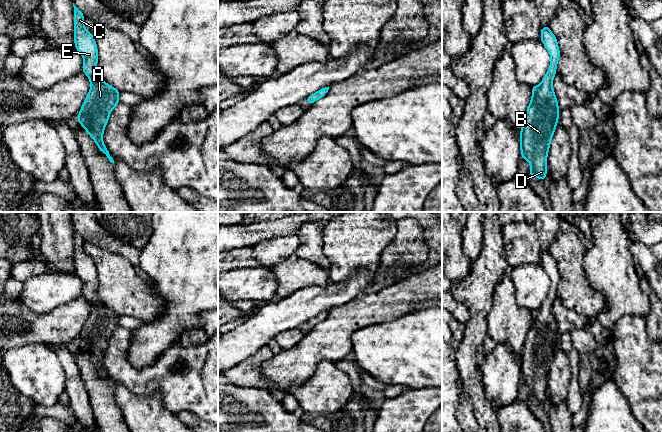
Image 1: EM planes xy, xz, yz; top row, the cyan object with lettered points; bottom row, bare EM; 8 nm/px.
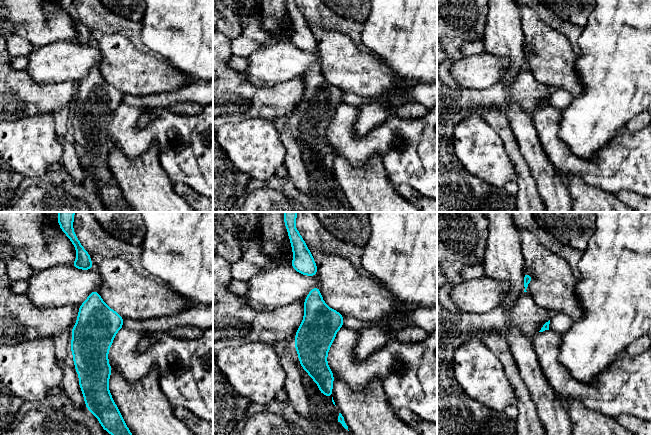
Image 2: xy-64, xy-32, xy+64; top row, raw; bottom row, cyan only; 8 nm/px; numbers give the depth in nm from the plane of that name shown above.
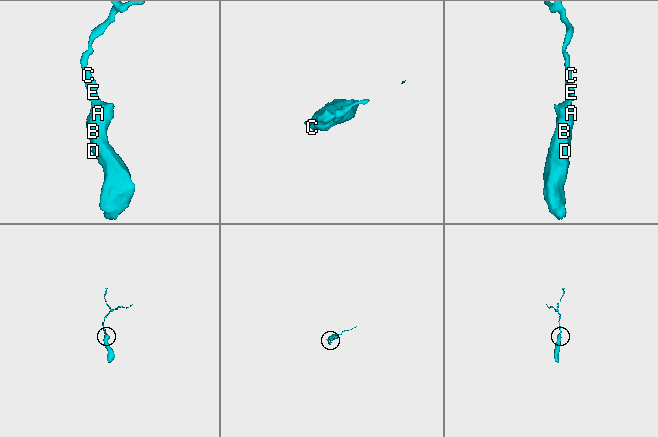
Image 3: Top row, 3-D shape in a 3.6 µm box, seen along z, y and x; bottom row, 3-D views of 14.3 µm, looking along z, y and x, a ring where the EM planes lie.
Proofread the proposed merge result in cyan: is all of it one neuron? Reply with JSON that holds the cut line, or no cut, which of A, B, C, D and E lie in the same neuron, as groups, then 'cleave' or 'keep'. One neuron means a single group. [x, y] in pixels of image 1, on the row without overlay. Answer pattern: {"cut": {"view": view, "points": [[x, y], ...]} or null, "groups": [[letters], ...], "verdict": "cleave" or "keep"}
{"cut": null, "groups": [["A", "B", "C", "D", "E"]], "verdict": "keep"}

